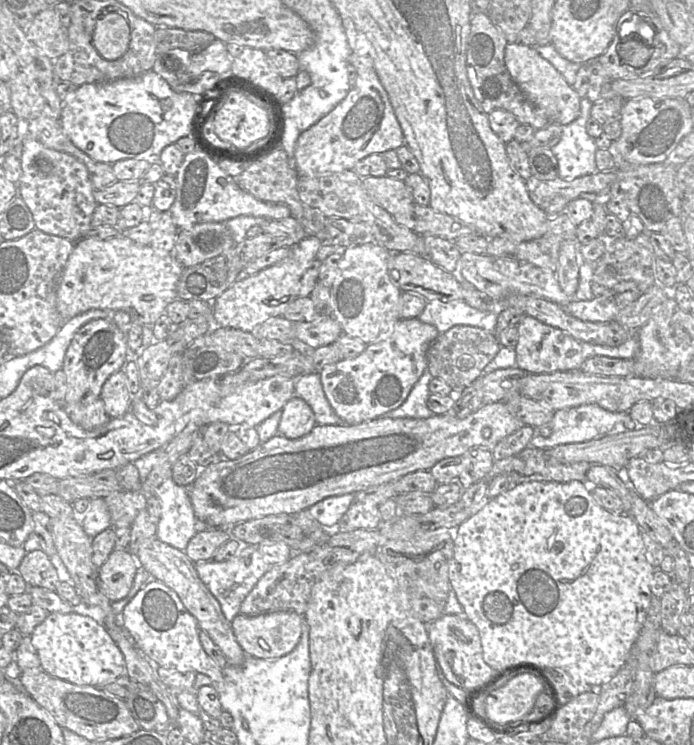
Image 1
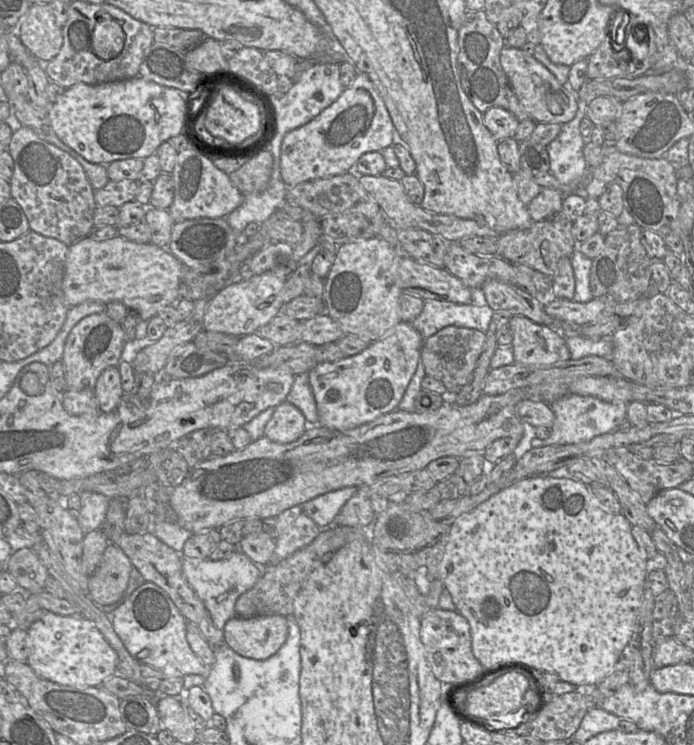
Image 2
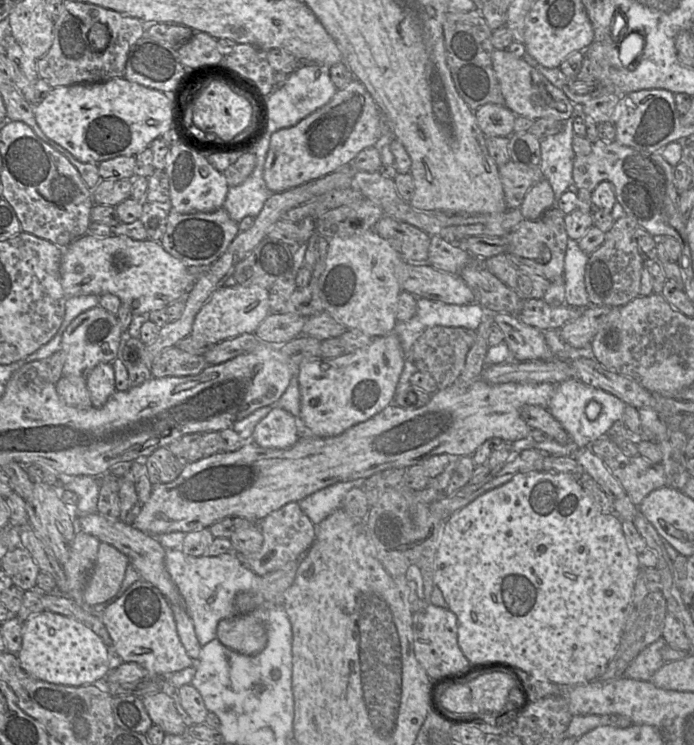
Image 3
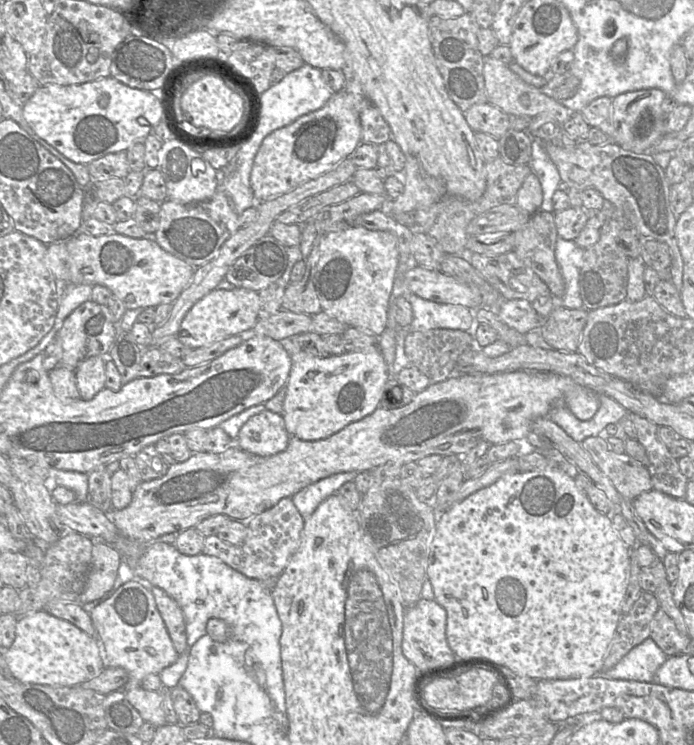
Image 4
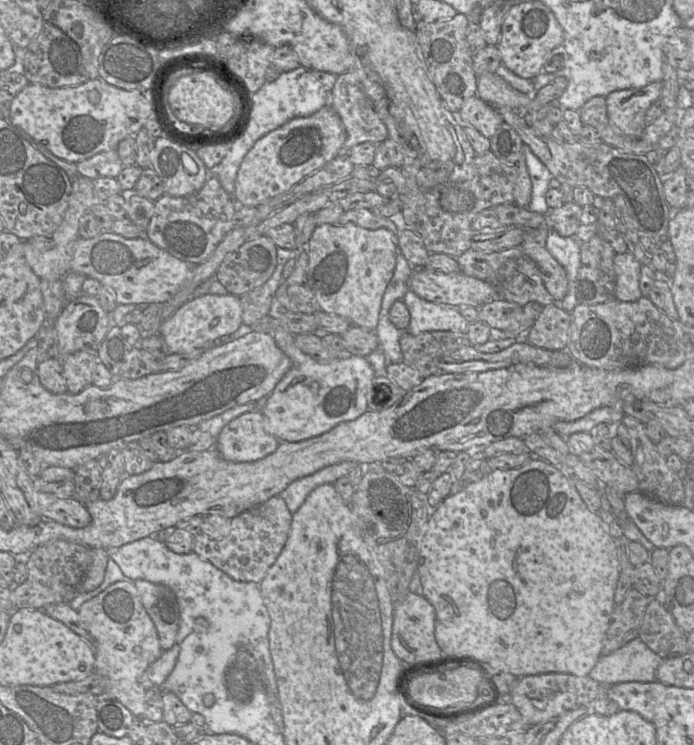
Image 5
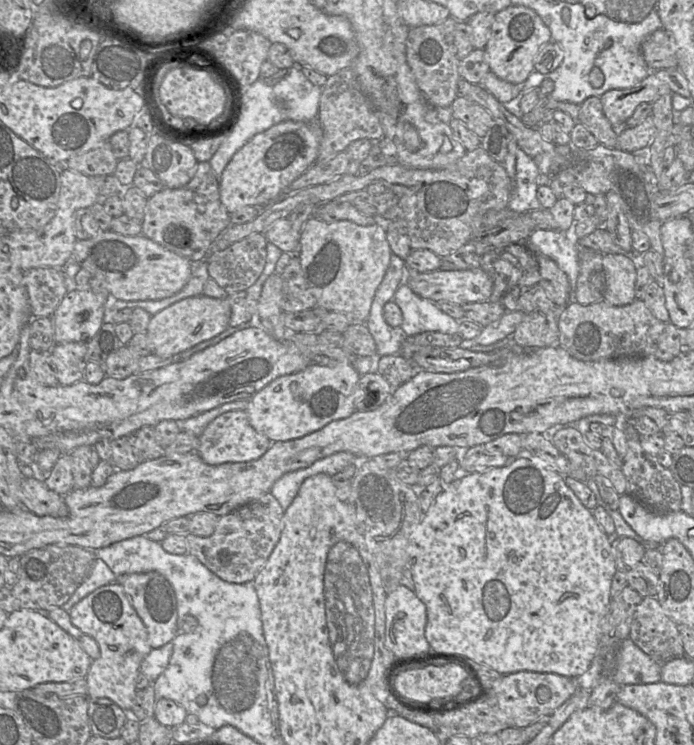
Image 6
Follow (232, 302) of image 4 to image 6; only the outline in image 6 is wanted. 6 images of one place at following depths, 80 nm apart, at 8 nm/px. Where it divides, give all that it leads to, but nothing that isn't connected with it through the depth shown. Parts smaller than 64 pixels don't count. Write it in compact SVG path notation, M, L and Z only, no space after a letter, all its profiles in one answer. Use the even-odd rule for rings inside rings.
M193 296L168 306L151 316L145 331L147 351L159 357L172 357L212 339L229 327L231 309L226 298Z

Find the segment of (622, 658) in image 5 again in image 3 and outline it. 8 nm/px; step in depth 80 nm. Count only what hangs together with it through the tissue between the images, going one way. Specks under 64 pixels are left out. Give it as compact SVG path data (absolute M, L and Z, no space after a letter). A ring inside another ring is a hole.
M663 639L644 648L627 667L624 677L640 681L650 681L654 673L664 665L662 650Z

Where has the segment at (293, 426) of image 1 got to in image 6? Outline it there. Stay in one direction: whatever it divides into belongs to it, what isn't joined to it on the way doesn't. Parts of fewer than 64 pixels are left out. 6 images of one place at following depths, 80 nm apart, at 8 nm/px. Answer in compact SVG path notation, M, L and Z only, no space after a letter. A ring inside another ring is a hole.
M230 411L216 417L198 436L197 453L209 465L249 462L259 459L269 449L272 442L258 433L250 424L246 411Z

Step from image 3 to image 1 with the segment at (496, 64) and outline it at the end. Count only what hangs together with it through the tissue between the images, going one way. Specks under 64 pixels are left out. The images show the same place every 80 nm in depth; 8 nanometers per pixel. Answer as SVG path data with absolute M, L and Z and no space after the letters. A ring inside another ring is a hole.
M517 42L508 43L504 59L513 81L531 104L543 113L551 123L563 126L571 123L579 116L581 98L555 67L544 59L533 46L526 46Z

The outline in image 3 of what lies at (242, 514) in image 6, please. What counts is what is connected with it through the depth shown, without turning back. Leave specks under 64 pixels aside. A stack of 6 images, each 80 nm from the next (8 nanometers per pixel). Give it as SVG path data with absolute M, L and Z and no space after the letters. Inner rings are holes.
M295 501L285 504L259 520L258 527L263 535L263 544L258 552L242 554L234 548L229 539L218 537L213 540L205 555L209 557L223 554L233 555L256 575L264 576L285 567L287 564L300 561L313 544L316 536L316 525Z

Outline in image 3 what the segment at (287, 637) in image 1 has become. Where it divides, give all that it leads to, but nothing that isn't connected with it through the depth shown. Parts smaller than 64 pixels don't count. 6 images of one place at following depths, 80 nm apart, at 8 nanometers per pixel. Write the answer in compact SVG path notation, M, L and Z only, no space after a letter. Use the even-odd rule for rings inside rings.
M250 615L222 619L216 638L227 648L248 656L259 654L267 645L265 627Z

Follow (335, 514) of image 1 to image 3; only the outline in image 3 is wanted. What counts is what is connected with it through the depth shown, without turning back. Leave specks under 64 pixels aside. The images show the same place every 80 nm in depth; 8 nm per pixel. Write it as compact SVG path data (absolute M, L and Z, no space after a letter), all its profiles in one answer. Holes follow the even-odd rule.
M365 479L342 481L322 488L300 500L299 506L317 526L341 507L343 498L352 488L361 488Z

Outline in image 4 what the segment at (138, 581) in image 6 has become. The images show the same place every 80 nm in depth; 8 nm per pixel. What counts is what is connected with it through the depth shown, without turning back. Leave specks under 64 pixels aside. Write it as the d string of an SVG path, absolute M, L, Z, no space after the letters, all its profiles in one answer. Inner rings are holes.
M150 586L157 609L164 621L175 650L182 654L187 652L186 622L182 609L165 591L156 586Z

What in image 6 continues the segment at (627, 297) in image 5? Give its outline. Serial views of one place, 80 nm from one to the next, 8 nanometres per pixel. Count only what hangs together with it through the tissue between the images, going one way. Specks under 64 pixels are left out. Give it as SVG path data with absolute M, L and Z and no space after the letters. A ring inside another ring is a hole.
M604 254L603 268L606 285L603 301L612 306L625 306L635 297L638 262L623 254Z

